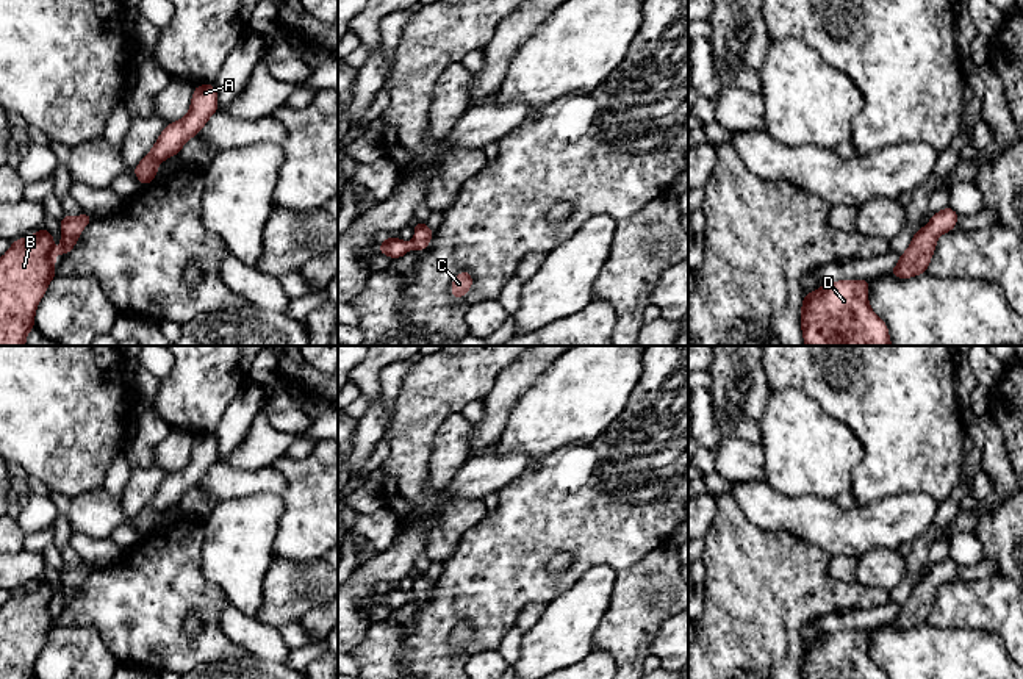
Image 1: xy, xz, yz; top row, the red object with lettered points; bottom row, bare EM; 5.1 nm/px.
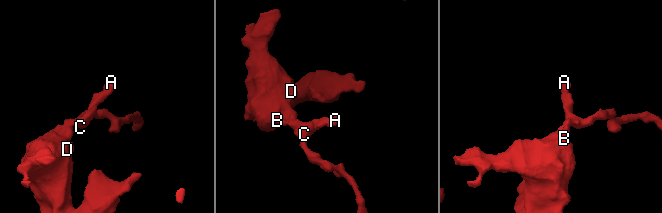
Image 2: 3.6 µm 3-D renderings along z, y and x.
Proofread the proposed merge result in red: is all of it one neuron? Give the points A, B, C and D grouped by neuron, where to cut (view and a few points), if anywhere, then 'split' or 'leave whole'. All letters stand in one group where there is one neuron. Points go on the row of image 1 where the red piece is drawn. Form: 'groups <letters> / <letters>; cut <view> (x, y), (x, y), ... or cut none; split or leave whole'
groups A B C D; cut none; leave whole

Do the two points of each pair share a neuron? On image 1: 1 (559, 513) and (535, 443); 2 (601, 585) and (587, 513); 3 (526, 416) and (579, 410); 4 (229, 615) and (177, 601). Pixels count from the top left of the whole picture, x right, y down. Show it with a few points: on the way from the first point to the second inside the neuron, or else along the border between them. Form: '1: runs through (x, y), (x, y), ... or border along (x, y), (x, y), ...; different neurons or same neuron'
1: border along (574, 443), (557, 448), (540, 462), (527, 467); different neurons
2: border along (617, 570), (607, 565), (590, 567), (567, 587); different neurons
3: runs through (538, 416), (567, 410); same neuron
4: border along (229, 604), (219, 615), (219, 625), (238, 646); different neurons

